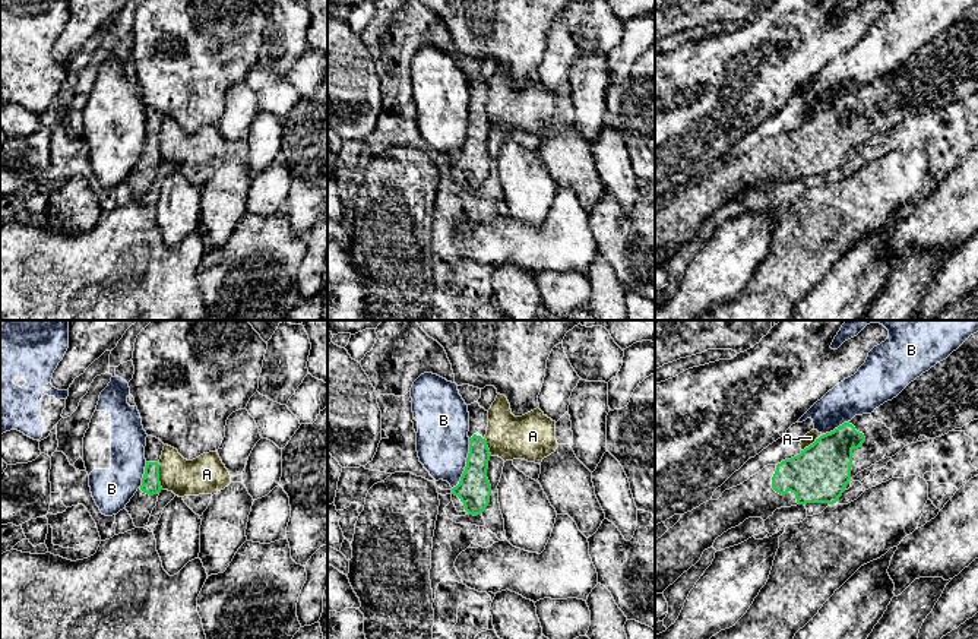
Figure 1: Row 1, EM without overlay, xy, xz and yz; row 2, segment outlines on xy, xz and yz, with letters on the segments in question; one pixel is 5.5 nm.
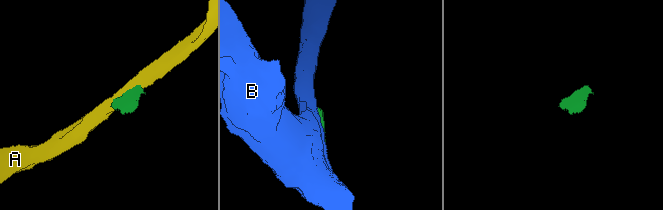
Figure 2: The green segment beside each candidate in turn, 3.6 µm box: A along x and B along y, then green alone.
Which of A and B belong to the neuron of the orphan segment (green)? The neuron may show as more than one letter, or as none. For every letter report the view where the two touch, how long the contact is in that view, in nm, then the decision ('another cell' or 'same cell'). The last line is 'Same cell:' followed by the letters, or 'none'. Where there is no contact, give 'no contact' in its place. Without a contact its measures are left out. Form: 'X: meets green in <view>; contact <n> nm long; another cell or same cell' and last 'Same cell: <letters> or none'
A: meets green in xy; contact 160 nm long; another cell
B: meets green in xz; contact 300 nm long; another cell
Same cell: none

